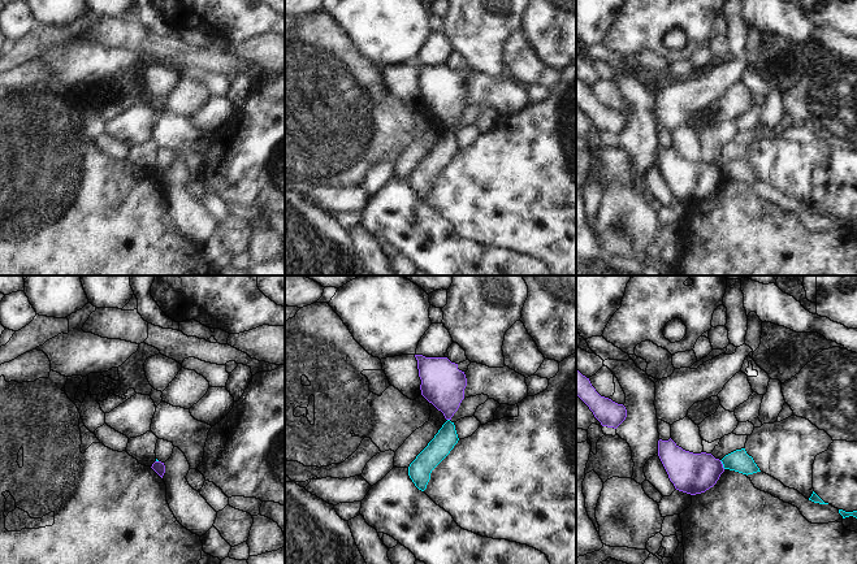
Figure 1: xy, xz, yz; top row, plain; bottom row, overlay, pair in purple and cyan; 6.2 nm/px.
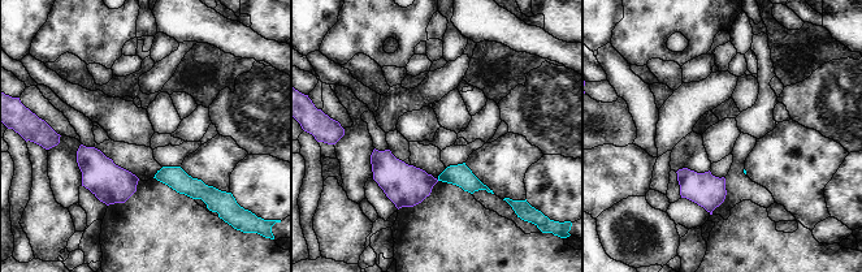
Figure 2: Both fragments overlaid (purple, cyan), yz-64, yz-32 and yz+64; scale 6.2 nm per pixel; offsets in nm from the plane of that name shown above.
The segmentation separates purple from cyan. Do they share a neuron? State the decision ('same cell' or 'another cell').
another cell

